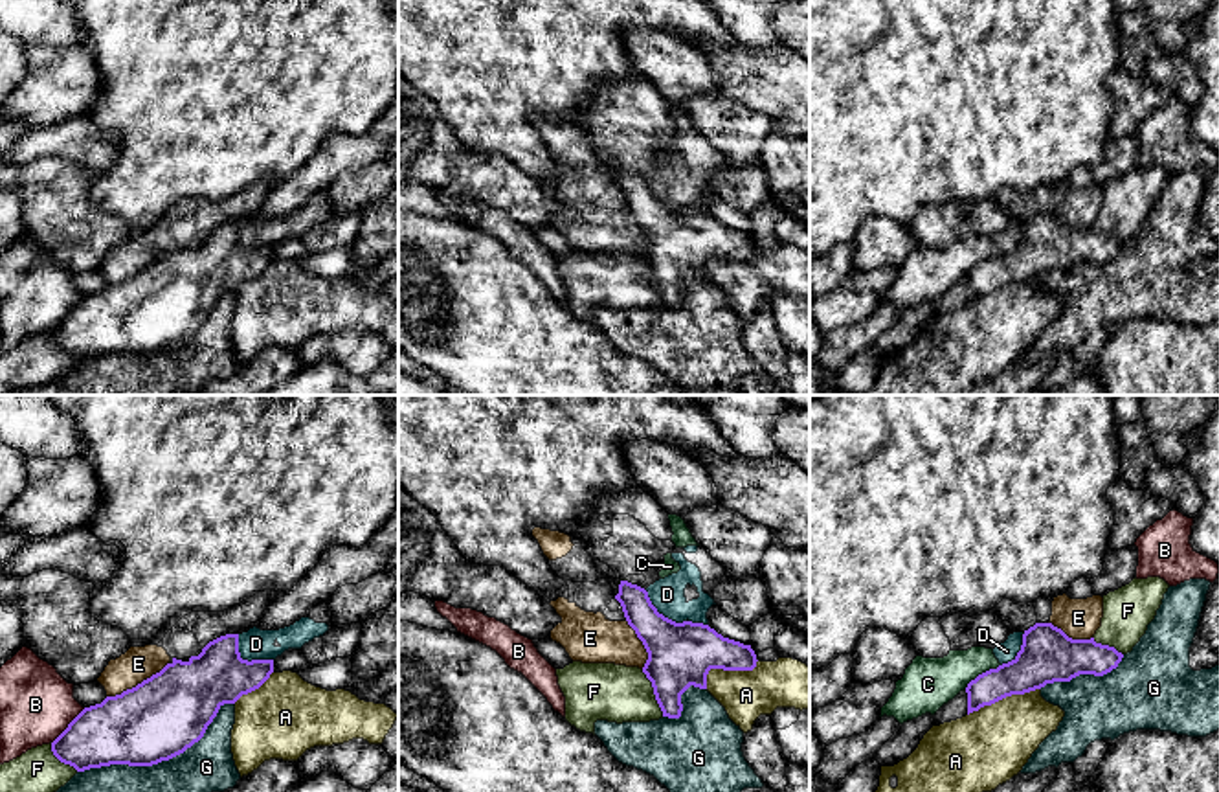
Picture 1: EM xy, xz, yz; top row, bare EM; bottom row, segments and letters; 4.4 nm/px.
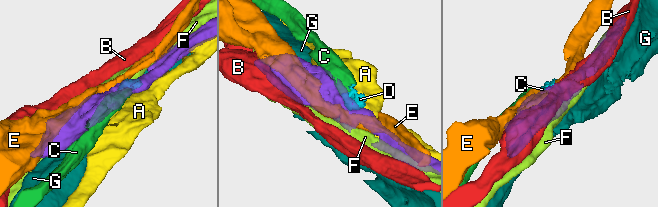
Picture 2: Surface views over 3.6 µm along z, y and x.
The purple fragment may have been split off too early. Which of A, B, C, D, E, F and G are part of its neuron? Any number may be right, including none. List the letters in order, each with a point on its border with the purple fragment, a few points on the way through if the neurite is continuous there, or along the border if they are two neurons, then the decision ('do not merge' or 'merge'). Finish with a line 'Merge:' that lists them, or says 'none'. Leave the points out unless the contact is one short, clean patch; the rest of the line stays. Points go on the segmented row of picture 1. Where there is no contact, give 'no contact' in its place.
A: xz (726, 669) | do not merge
B: xy (68, 726) | do not merge
C: yz (983, 673) | do not merge
D: xy (246, 660) | along xy (237, 634), (237, 651), (243, 658), (272, 660) | do not merge
E: xy (138, 684) | do not merge
F: xz (654, 693) | do not merge
G: xy (160, 761) | do not merge
Merge: none

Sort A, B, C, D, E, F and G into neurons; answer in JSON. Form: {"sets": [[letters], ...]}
{"sets": [["A"], ["B"], ["C", "D"], ["E"], ["F"], ["G"]]}

